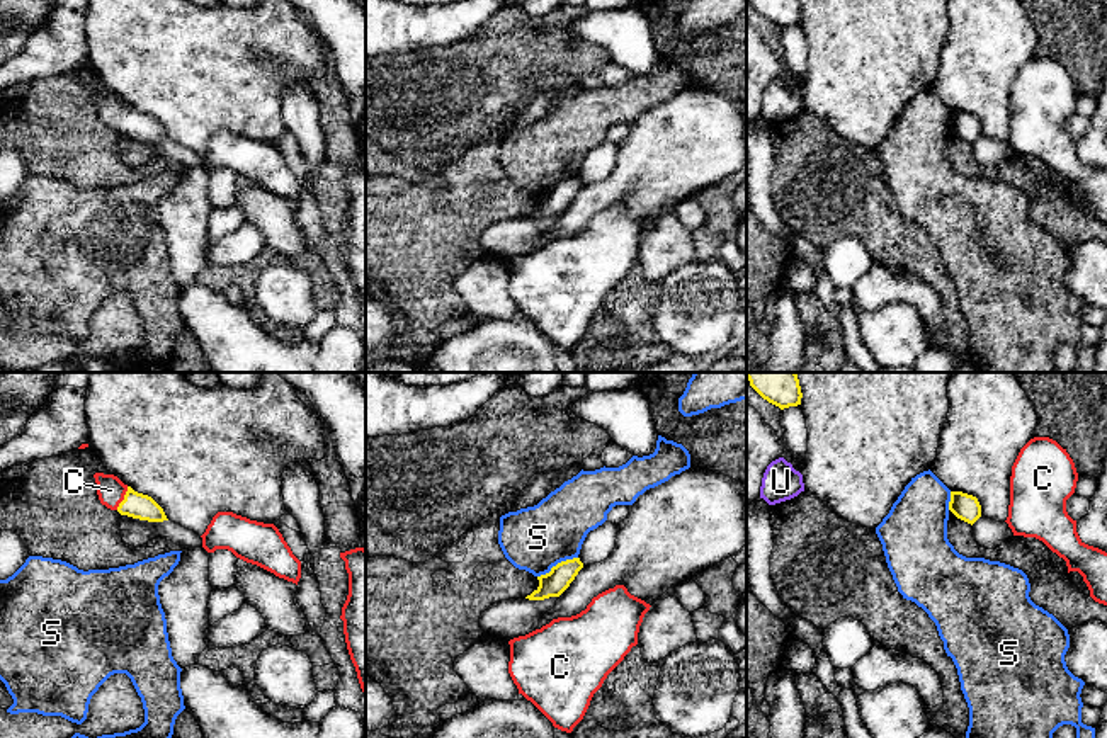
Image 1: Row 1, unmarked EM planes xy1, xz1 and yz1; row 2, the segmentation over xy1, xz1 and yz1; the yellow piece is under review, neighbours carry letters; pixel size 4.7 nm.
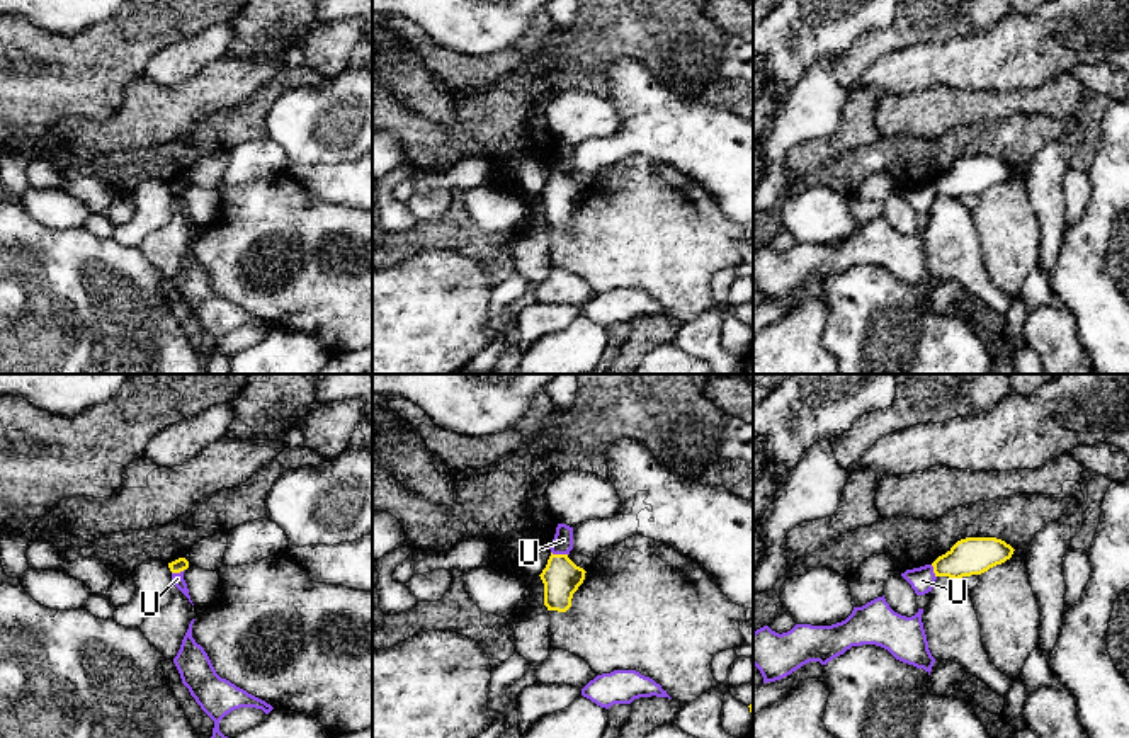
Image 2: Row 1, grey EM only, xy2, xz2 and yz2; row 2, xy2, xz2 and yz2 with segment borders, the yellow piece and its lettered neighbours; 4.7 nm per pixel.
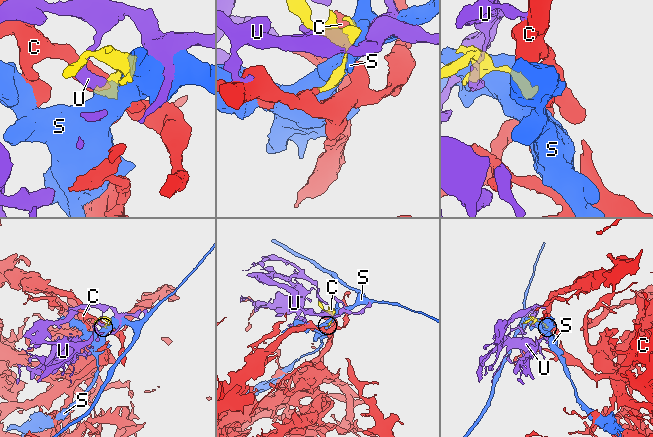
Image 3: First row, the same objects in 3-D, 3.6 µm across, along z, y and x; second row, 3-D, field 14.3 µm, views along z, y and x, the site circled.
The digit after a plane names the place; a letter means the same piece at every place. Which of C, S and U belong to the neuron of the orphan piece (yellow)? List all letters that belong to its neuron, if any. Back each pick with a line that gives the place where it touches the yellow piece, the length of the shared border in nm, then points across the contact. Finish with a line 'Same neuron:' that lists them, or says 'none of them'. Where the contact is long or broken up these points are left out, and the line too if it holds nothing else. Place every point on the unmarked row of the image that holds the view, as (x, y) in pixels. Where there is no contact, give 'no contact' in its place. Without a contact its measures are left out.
C: contact xy1 (124, 118); length 130 nm; way xy1 (136, 124), (124, 118), (111, 109)
Same neuron: C

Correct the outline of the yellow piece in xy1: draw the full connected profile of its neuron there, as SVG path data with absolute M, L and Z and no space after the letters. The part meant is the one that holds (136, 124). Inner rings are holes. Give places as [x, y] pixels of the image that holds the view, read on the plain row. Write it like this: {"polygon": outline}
{"polygon": "M95 92L97 114L102 124L148 141L168 139L163 128L148 114L134 111L114 94Z"}

